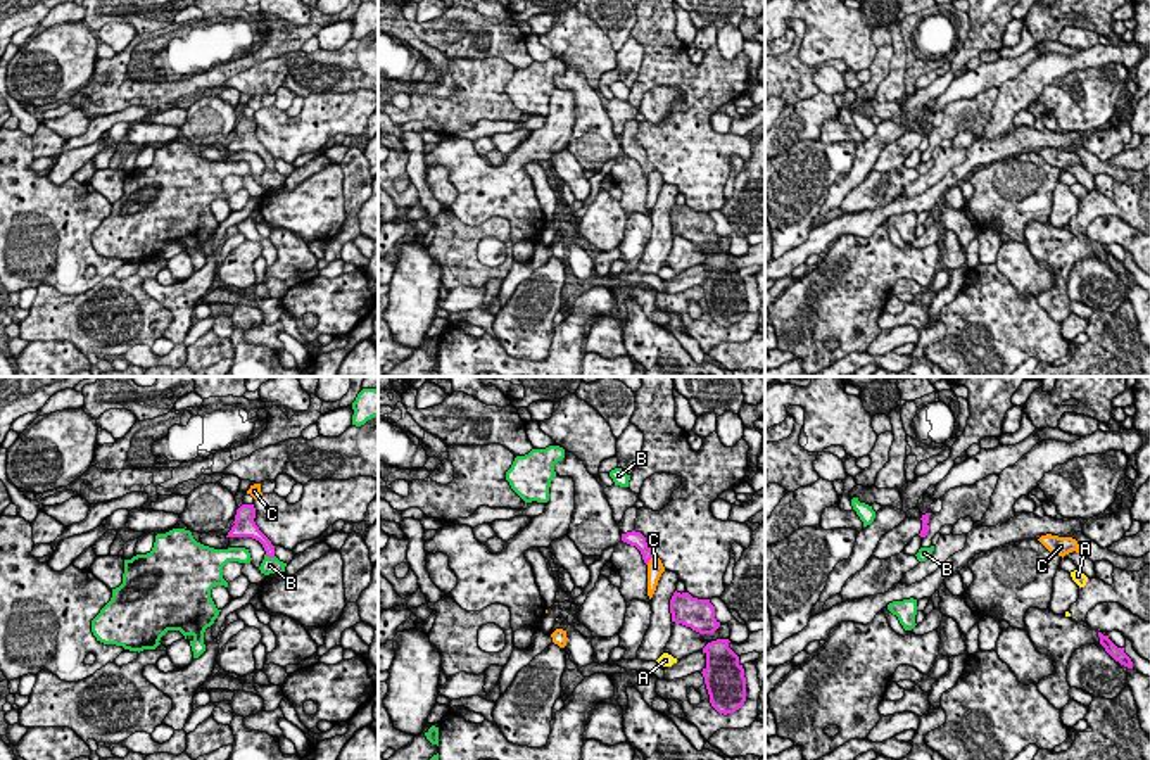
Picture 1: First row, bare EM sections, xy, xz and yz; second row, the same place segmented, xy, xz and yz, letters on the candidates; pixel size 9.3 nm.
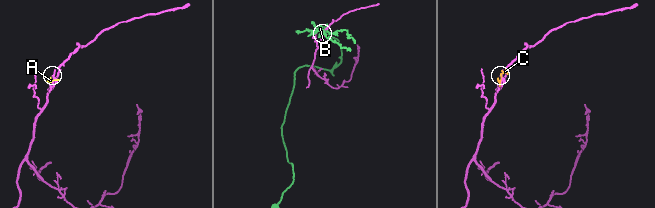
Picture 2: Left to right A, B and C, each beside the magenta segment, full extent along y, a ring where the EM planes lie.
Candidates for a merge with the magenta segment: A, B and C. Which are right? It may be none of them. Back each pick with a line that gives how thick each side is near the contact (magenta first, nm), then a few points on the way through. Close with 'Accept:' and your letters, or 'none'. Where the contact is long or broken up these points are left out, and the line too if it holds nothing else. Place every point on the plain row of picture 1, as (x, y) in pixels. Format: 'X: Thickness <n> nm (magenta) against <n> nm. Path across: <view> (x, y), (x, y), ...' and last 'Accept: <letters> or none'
Accept: none

